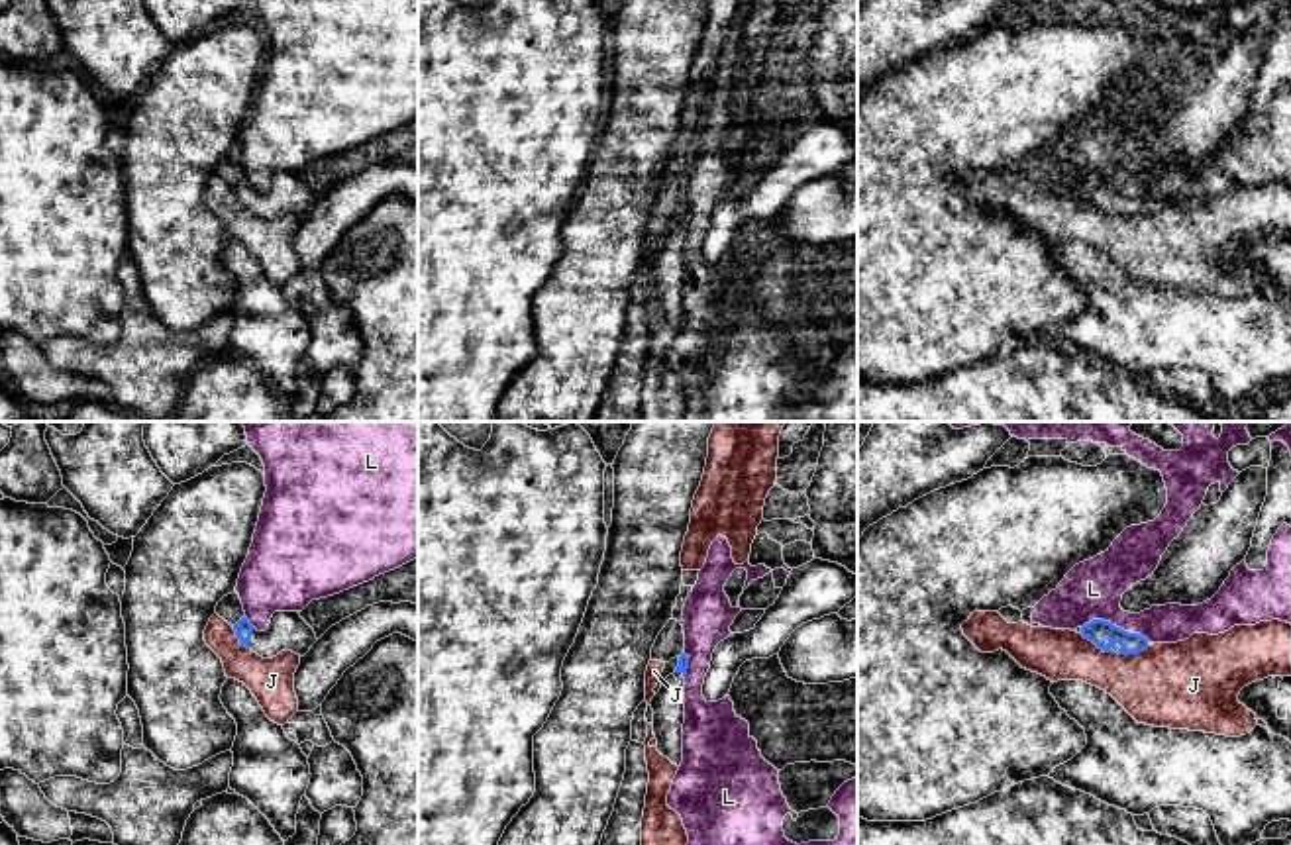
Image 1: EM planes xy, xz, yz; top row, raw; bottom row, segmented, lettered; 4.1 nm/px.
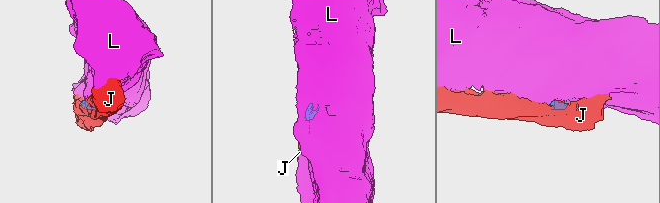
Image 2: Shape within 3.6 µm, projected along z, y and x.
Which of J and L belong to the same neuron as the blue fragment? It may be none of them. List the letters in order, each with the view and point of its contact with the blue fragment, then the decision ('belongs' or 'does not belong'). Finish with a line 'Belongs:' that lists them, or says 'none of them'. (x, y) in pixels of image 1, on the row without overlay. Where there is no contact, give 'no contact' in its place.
J: yz (1097, 206) | does not belong
L: yz (1115, 187) | does not belong
Belongs: none of them

